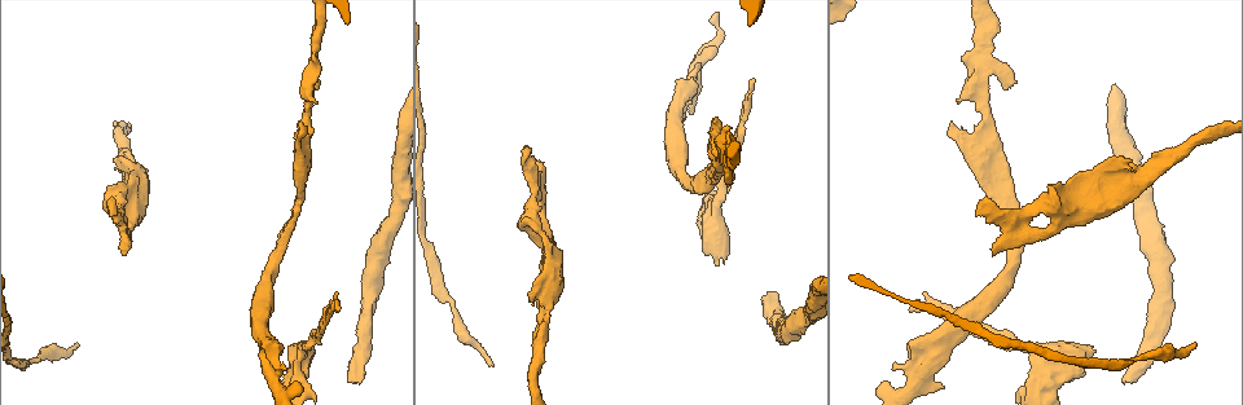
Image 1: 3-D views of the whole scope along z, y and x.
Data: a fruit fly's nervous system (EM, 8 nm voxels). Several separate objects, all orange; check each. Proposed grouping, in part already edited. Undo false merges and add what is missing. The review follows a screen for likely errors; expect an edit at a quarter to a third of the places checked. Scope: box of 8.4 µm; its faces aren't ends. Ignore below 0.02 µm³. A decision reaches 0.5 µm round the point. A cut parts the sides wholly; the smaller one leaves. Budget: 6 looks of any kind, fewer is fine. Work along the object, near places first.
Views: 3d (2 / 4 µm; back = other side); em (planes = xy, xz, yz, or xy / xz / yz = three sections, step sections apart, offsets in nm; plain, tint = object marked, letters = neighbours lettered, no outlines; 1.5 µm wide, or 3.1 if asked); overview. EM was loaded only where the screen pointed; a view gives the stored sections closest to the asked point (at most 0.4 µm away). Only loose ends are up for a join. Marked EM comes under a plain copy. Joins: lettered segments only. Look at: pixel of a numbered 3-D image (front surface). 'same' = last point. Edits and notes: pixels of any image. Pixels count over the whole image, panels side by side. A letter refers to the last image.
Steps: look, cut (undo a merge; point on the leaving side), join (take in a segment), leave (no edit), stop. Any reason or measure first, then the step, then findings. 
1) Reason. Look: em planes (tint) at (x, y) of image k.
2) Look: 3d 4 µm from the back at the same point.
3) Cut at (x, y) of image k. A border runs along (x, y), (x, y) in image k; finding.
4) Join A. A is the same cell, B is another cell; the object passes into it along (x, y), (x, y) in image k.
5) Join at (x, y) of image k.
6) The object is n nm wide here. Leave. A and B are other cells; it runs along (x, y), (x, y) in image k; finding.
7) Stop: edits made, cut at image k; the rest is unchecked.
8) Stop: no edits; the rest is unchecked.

Look: em planes (letters) at (341, 307) of image 1.

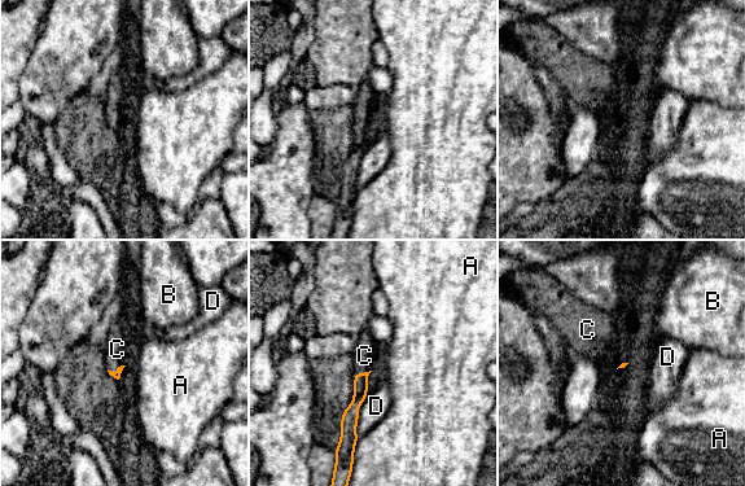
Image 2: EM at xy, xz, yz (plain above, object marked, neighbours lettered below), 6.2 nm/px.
Join C. C is the same cell, A, B and D are other cells; the cell continues.

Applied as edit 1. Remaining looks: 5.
Calibre changes. Look: 3d 4 µm at (1024, 389) of image 1.

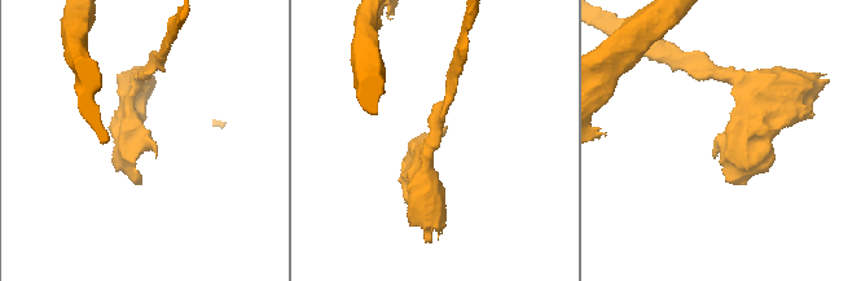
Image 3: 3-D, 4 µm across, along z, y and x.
Shape alone is not enough. Look: em yz step 4 (tint) at (148, 141) of image 3.

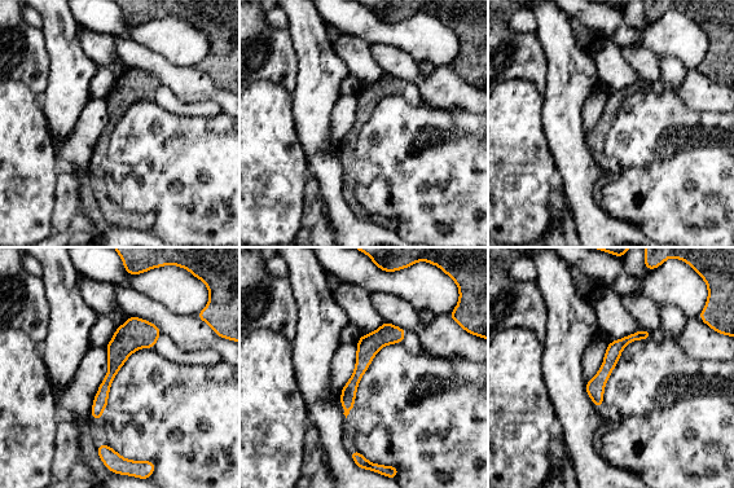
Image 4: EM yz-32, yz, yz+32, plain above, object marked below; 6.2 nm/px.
Look: em planes (letters) at the same point.

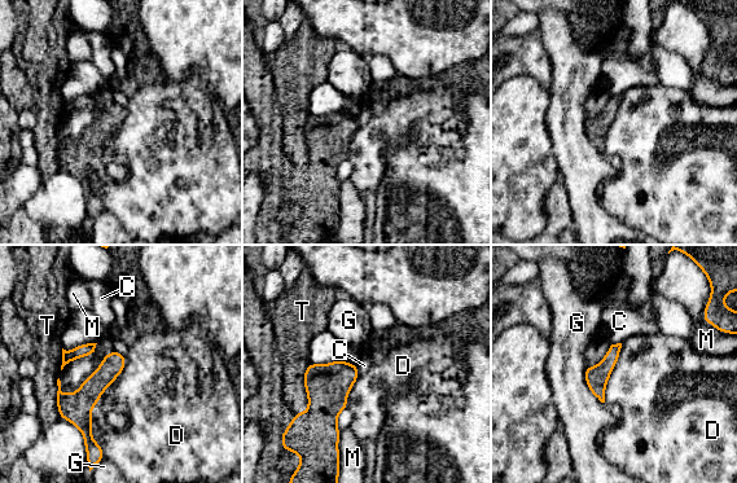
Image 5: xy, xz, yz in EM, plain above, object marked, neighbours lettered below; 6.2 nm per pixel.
The longest contact is with D, 380 nm. Leave. C, D, G, M and T are other cells; it runs along (115, 355), (84, 399), (87, 438), (99, 453) in image 5; continuous, no second cell.

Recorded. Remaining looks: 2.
End of a long branch. Look: 3d 2 µm at (492, 362) of image 1.

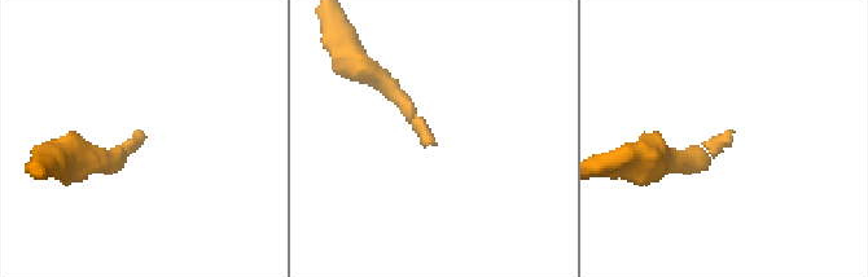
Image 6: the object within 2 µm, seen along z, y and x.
Now the EM. Look: em planes (letters) at (726, 137) of image 6.

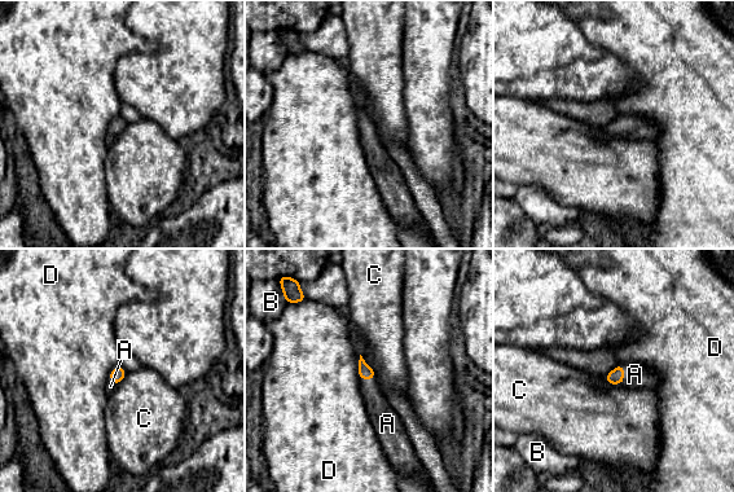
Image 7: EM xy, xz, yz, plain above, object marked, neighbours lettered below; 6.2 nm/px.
The object is 90 nm wide here; the longest contact is with D, 170 nm. Join A. A is the same cell, B, C and D are other cells; it goes on there.

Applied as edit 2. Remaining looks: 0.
Stop: edits made, join at image 2, join at image 7; the rest is unchecked.

